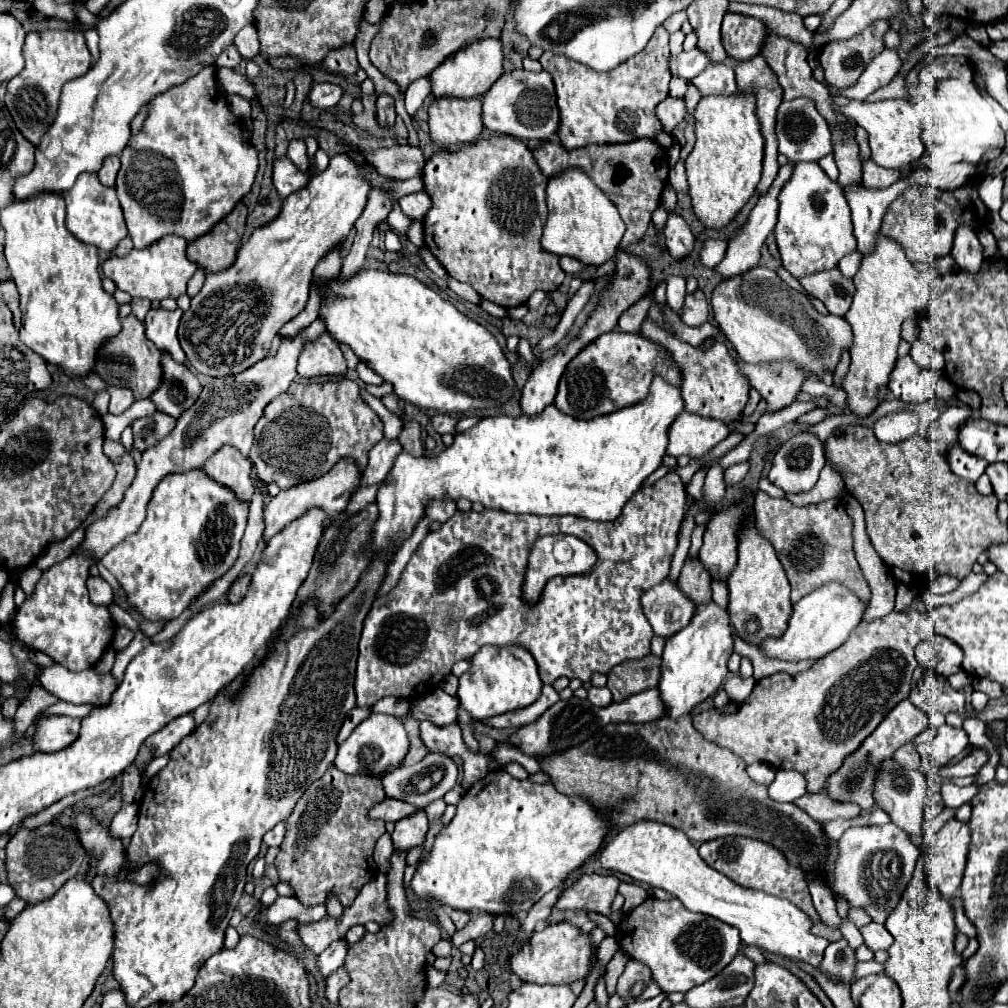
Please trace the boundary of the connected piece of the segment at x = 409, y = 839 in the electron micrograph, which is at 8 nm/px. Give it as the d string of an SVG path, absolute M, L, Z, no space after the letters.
M414 814L412 818L404 818L404 820L396 822L396 828L392 832L392 846L396 852L408 854L412 848L416 848L424 842L426 832L428 832L426 814Z

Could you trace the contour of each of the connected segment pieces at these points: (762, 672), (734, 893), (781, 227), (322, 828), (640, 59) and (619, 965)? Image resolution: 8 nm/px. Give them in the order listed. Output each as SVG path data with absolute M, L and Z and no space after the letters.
M734 638L734 650L742 656L748 658L752 662L754 668L754 680L762 678L762 676L770 676L774 672L788 672L788 674L798 674L802 670L808 670L812 660L798 660L798 662L788 662L788 660L778 660L778 658L768 658L762 650L748 646L746 642Z
M636 822L618 832L600 854L602 868L622 872L636 882L662 888L678 898L688 910L712 916L728 926L738 928L740 938L748 946L756 946L766 952L796 958L814 968L820 966L828 940L810 932L810 918L798 910L792 902L776 898L758 890L742 888L724 874L710 868L698 854L698 848L676 828L658 822Z
M796 162L792 176L778 194L778 222L774 226L774 238L782 256L782 266L796 278L814 274L820 270L836 268L836 262L856 250L856 238L852 238L850 208L838 182L832 182L818 164Z
M334 766L304 792L286 820L286 838L274 862L280 880L294 888L296 898L304 906L324 904L328 890L338 894L342 906L350 906L356 900L362 886L376 872L372 850L376 840L386 832L382 820L368 818L368 810L384 798L380 778L366 774L352 778Z
M658 26L648 46L608 72L596 72L580 62L544 52L542 68L552 76L556 88L556 104L560 110L558 140L566 150L588 144L624 144L630 138L654 138L660 132L656 126L654 108L668 96L668 32Z
M618 950L618 952L614 954L614 958L608 962L608 968L606 968L606 976L604 976L604 980L606 980L606 988L608 988L608 994L610 994L610 996L614 994L616 980L618 980L618 976L622 974L622 970L624 970L624 966L626 966L626 962L628 962L626 956L628 956L628 954L626 954L624 950Z

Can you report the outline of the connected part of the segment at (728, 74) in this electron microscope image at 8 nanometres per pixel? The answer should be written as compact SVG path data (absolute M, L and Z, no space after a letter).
M708 64L706 70L692 80L702 96L732 96L736 94L734 68L730 64Z

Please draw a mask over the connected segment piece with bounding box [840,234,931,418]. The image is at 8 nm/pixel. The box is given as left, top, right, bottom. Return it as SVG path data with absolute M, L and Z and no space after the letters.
M882 234L880 242L876 244L876 254L862 258L862 266L854 276L856 294L850 310L844 316L854 338L850 348L850 370L840 388L846 392L848 410L858 418L870 416L880 404L878 392L884 384L888 384L890 372L898 358L896 350L900 344L900 324L906 318L916 318L930 298L930 285L920 282L918 276L920 274L904 258L900 246Z

